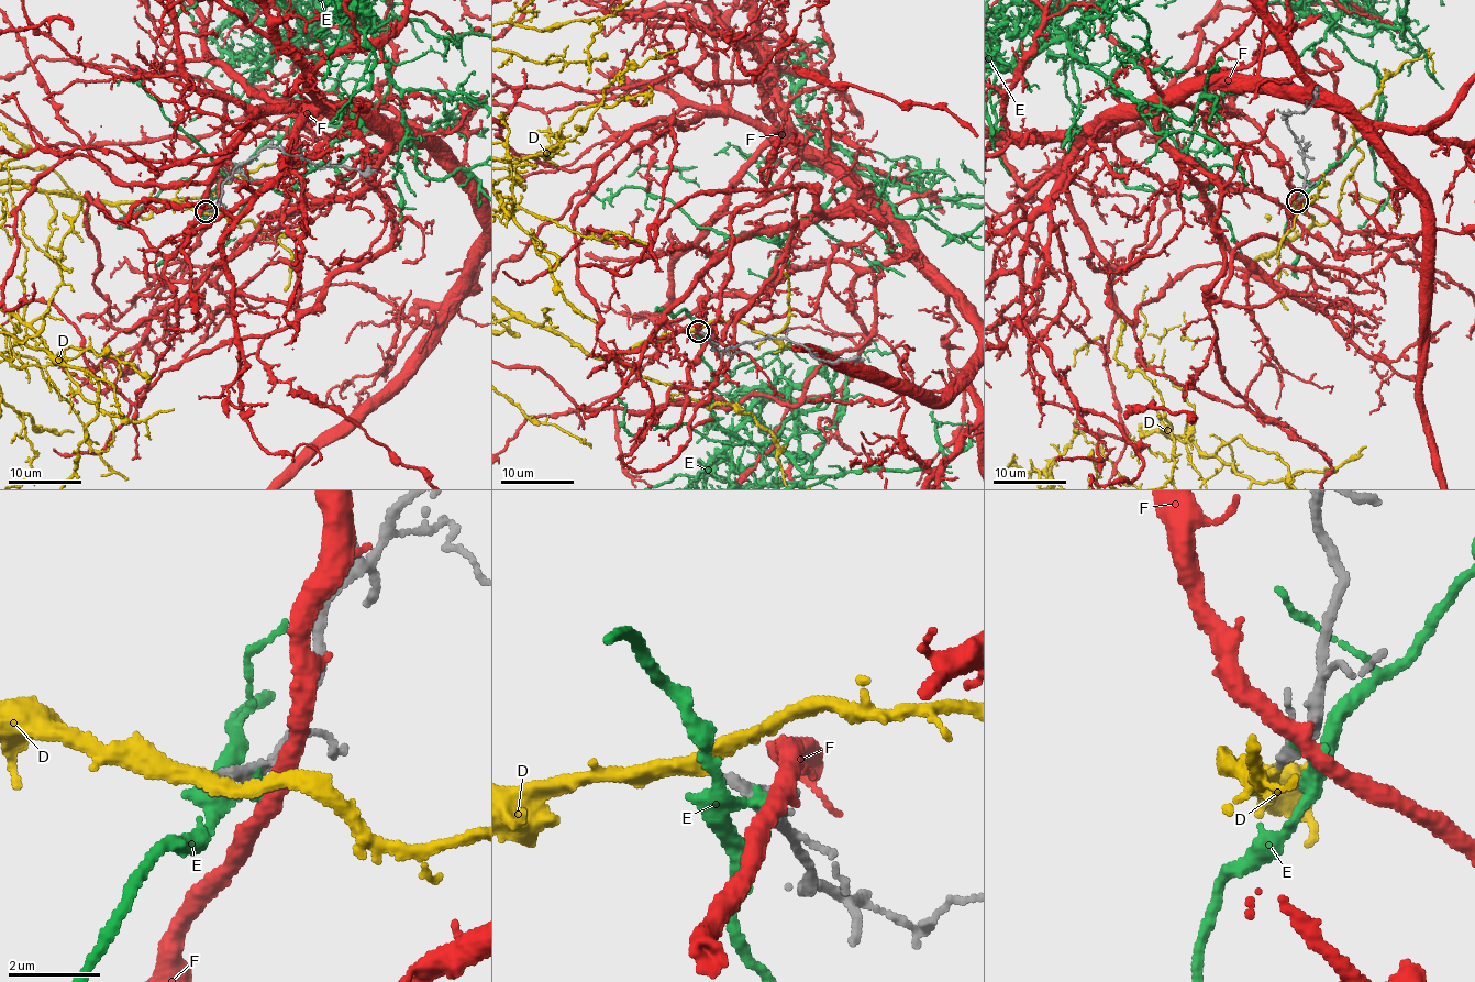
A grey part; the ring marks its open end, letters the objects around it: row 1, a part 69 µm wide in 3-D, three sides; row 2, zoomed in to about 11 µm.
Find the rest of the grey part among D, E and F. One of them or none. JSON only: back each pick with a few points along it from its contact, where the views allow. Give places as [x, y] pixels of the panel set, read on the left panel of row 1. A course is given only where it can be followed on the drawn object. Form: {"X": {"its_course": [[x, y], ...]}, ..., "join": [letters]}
{"join": ["D"]}

